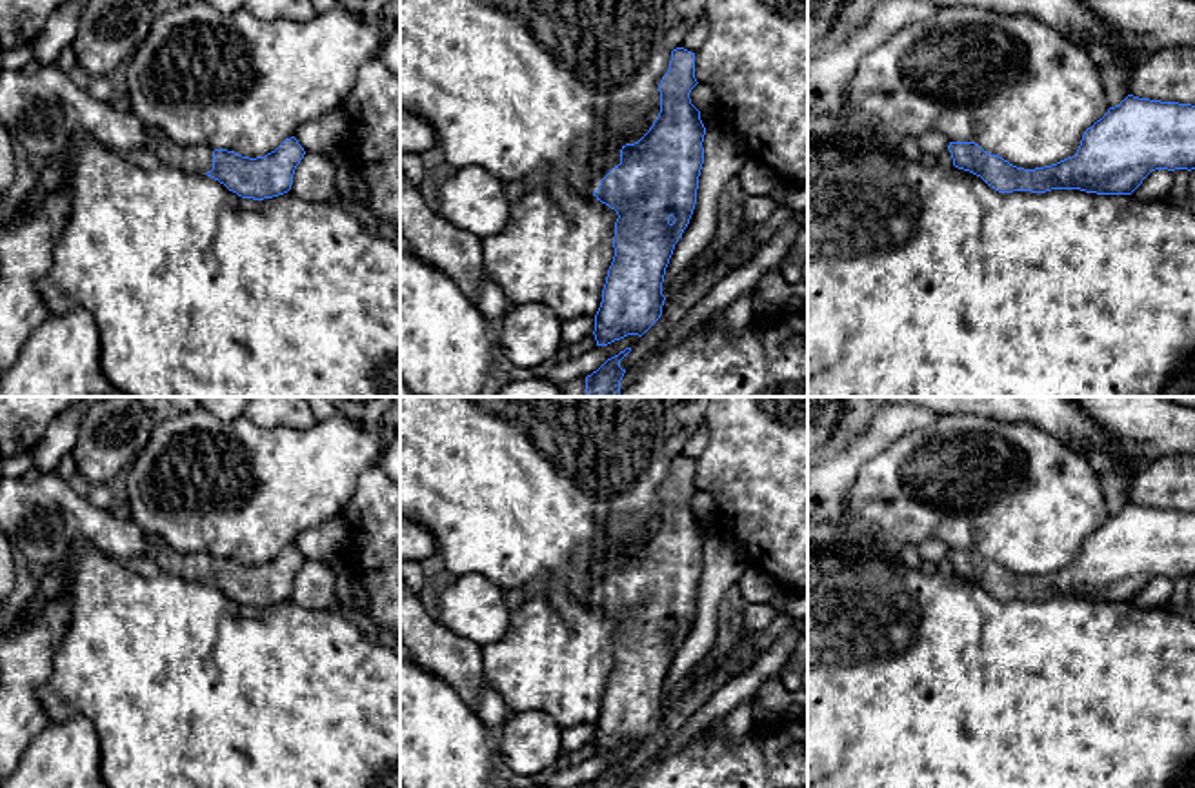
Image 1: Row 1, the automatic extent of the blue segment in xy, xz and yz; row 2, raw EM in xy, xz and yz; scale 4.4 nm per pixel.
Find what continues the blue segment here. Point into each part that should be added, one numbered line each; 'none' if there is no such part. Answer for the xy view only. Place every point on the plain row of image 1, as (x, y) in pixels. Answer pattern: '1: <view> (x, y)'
1: xy (44, 519)

